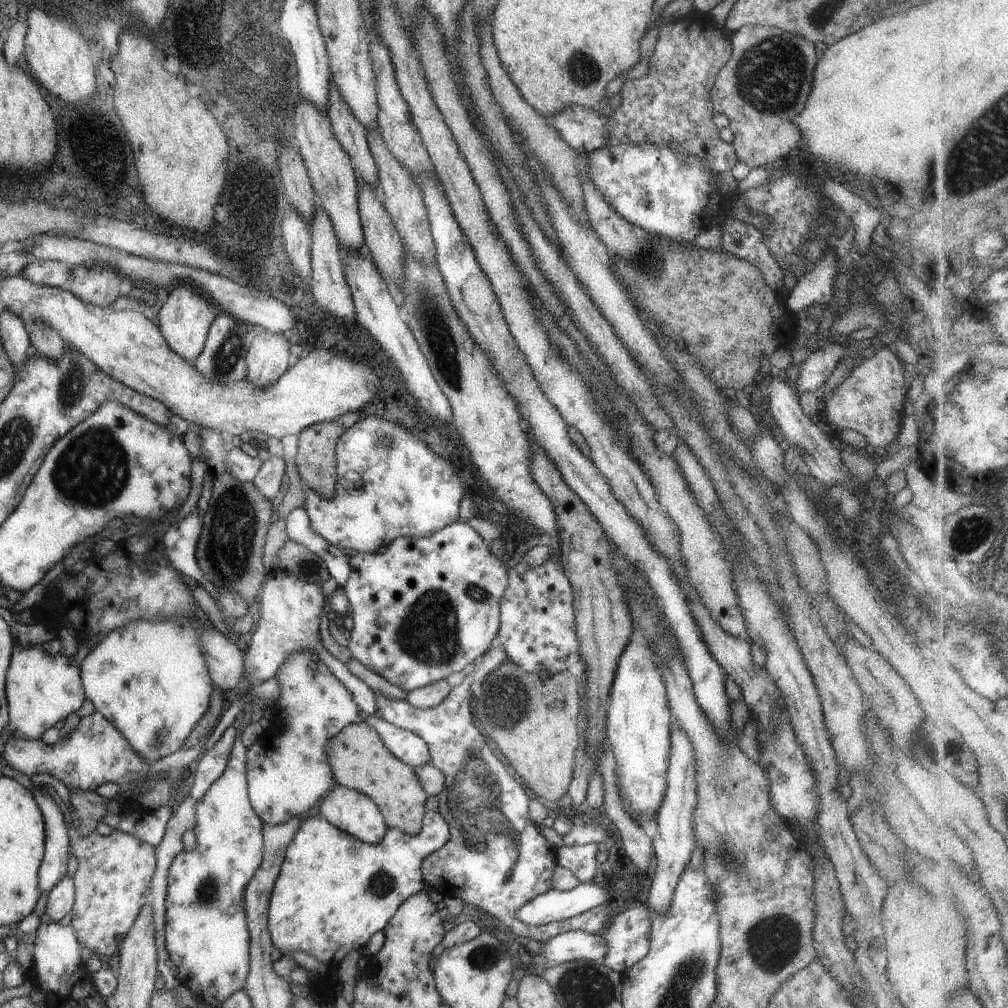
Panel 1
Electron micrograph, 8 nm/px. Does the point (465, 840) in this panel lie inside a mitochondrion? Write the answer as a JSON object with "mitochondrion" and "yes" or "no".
{"mitochondrion":"yes"}

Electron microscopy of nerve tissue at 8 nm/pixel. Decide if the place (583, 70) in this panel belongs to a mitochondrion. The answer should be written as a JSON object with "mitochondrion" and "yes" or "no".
{"mitochondrion":"yes"}

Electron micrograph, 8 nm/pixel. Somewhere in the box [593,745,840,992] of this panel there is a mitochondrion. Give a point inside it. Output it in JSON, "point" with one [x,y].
{"point":[774,942]}

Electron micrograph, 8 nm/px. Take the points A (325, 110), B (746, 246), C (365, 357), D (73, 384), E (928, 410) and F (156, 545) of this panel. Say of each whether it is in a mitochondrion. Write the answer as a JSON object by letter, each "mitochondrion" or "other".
{"A":"other","B":"other","C":"other","D":"mitochondrion","E":"other","F":"other"}

